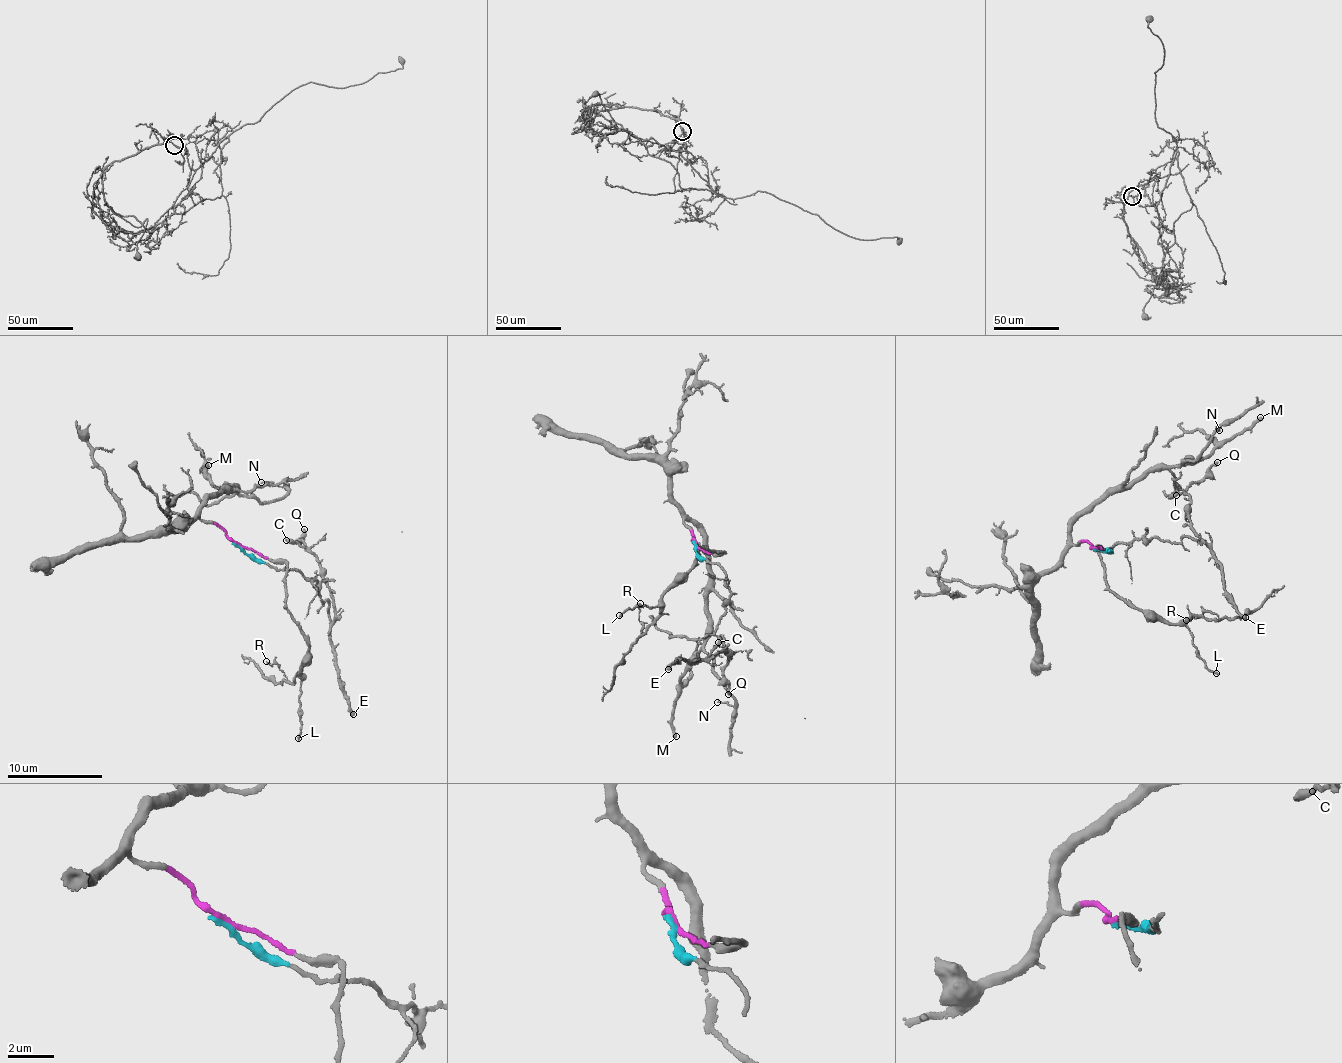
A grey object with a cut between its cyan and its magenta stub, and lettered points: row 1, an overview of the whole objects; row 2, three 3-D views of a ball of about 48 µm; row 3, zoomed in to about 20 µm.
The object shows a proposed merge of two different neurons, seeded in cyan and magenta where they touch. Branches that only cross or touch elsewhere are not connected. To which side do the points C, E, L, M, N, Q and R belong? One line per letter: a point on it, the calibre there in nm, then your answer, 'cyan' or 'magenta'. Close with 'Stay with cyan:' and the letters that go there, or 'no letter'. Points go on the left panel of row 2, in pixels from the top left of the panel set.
C: at (286, 540); 320 nm thick; cyan
E: at (353, 714); 280 nm thick; cyan
L: at (298, 738); 140 nm thick; magenta
M: at (208, 465); 280 nm thick; magenta
N: at (261, 482); 110 nm thick; magenta
Q: at (304, 529); 200 nm thick; cyan
R: at (266, 661); 90 nm thick; magenta
Stay with cyan: C, E, Q

